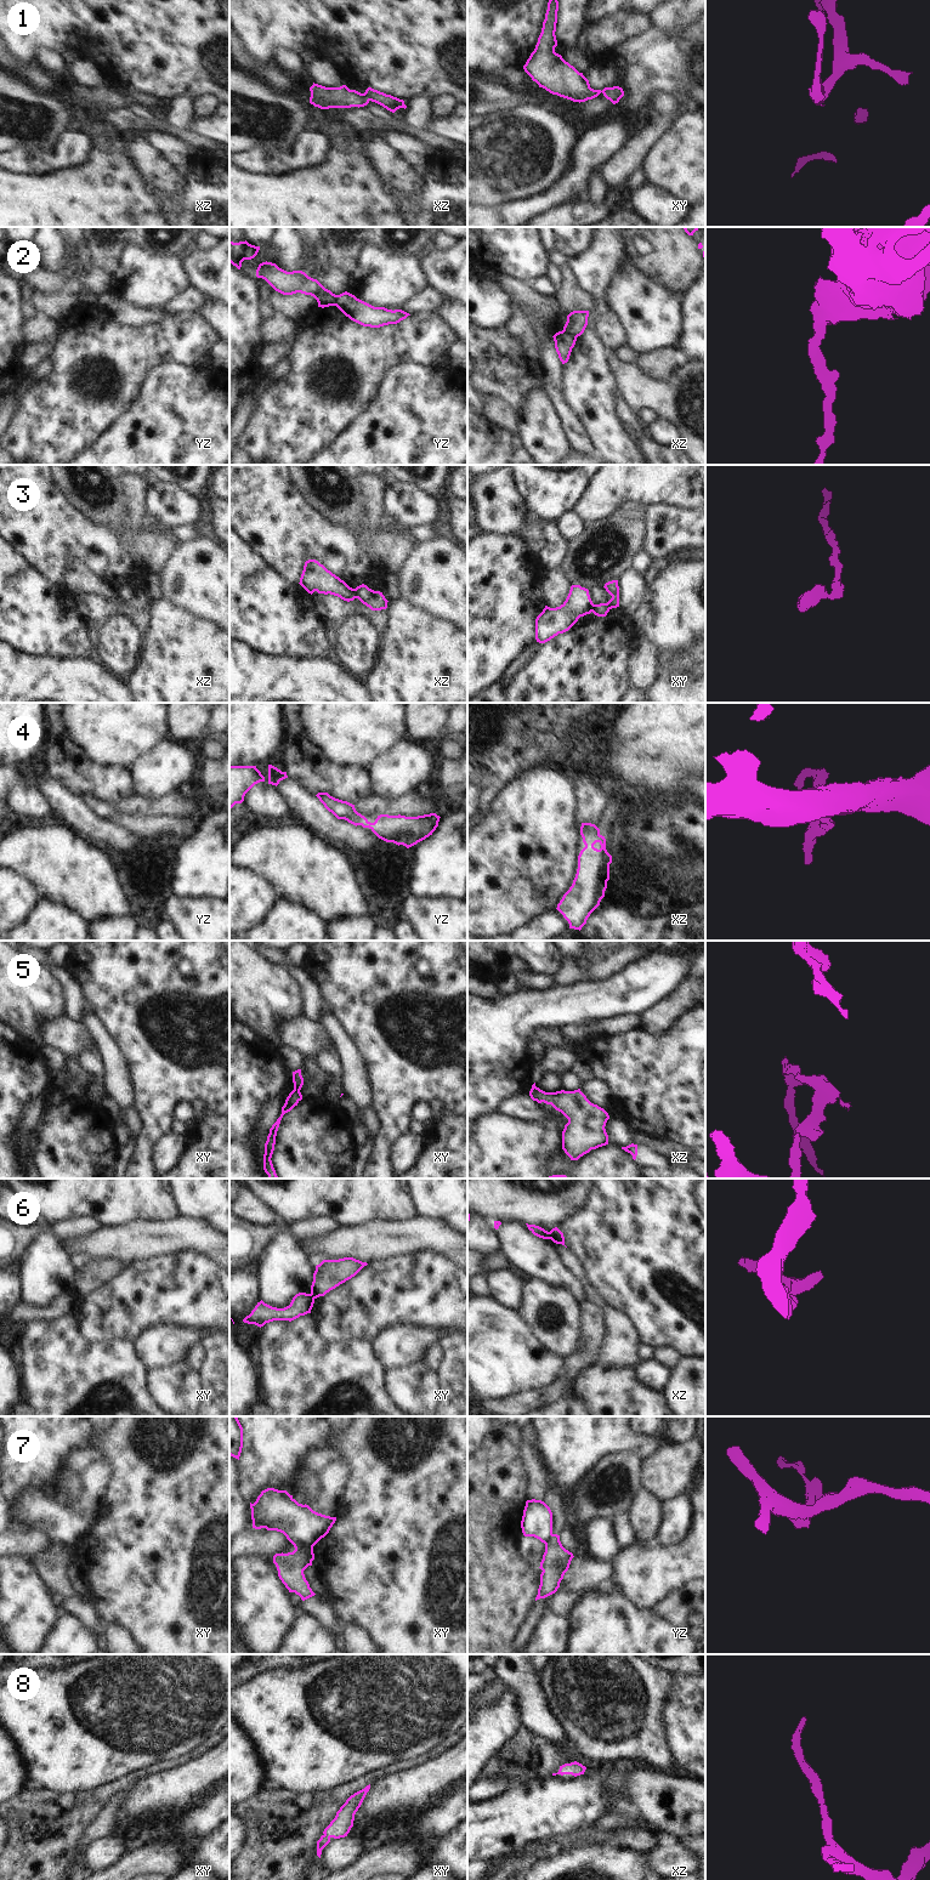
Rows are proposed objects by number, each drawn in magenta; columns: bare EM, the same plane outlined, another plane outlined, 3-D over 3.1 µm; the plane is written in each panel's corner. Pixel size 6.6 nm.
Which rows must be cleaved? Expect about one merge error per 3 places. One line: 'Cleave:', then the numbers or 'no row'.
Cleave: 2, 3, 5, 6, 7.

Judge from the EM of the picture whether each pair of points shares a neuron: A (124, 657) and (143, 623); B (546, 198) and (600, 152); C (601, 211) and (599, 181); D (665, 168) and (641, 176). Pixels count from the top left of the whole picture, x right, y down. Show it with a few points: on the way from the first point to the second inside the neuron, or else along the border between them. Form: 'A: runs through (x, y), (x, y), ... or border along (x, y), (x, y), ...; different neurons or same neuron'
A: border along (130, 618), (131, 623), (142, 634); different neurons
B: runs through (560, 192), (587, 165); same neuron
C: border along (588, 197), (596, 203), (608, 202); different neurons
D: border along (644, 168), (650, 181); different neurons

